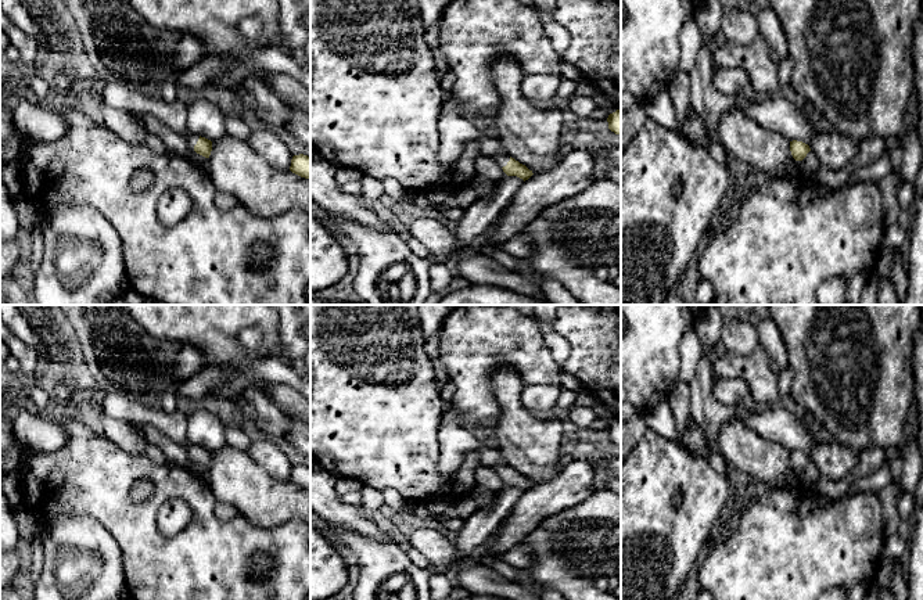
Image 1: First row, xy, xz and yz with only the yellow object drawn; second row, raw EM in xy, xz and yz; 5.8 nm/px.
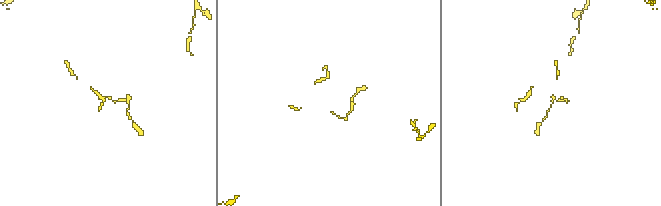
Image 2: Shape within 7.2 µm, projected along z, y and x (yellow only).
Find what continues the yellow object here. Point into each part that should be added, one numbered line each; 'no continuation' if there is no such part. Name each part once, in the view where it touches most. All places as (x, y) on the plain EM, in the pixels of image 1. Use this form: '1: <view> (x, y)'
1: xy (173, 426)

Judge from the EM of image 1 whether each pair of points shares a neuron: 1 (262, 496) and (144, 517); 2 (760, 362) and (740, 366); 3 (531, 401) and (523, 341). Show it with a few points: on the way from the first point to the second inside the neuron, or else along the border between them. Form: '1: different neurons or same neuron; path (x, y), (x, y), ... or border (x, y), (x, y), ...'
1: different neurons; border (205, 481), (216, 500)
2: same neuron; path (756, 366), (744, 366)
3: different neurons; border (559, 384), (530, 384), (525, 387)

